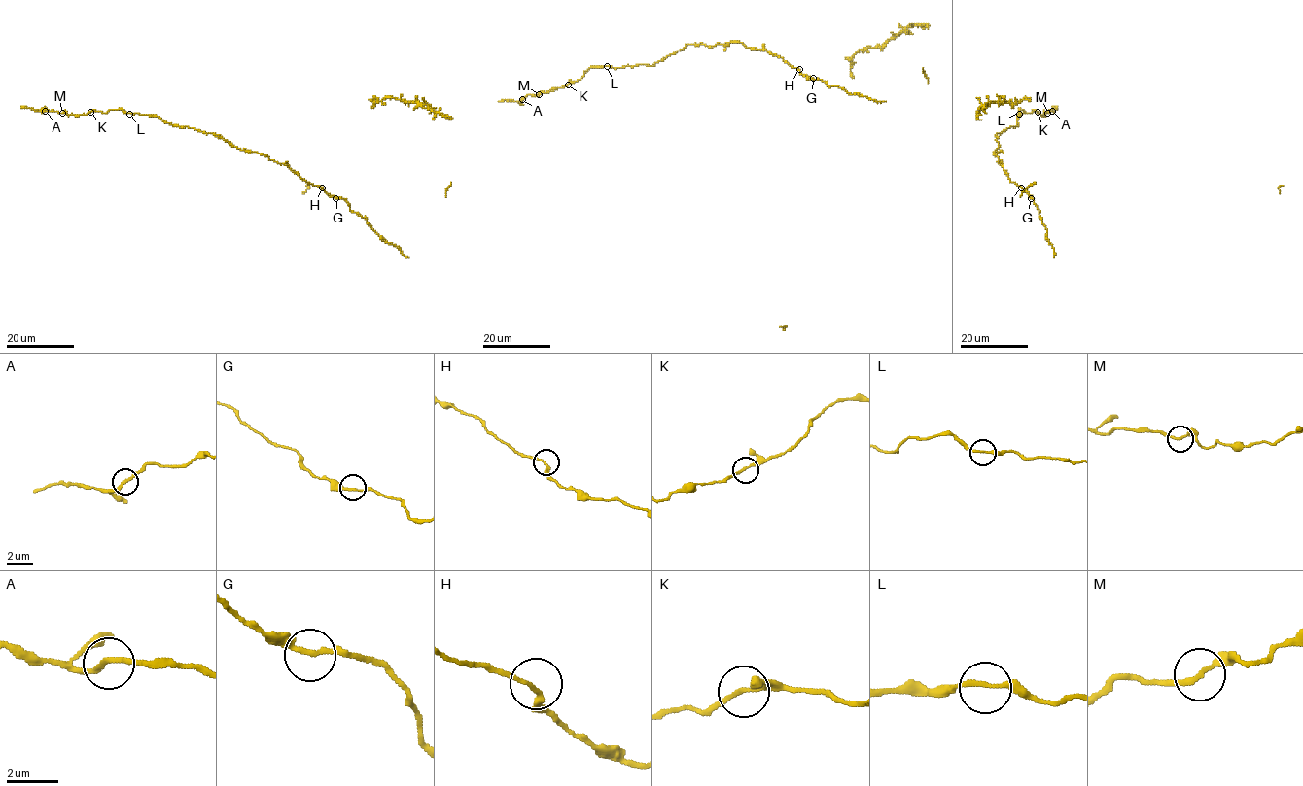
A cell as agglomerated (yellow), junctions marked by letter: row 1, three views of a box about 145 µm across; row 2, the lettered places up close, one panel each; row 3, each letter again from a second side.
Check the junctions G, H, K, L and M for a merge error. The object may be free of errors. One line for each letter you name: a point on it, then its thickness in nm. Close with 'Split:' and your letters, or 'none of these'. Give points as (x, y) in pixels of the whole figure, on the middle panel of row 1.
Split: none of these

